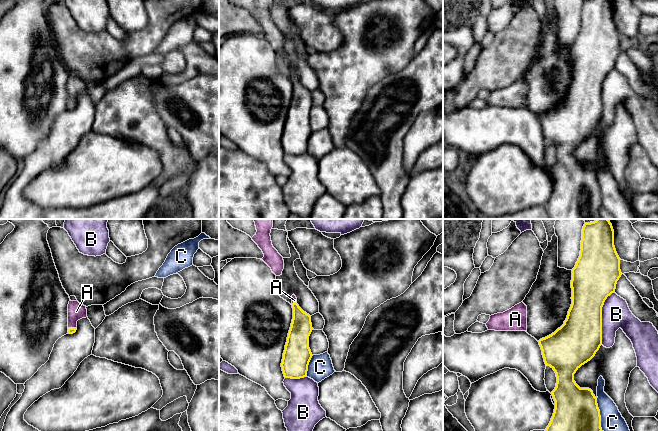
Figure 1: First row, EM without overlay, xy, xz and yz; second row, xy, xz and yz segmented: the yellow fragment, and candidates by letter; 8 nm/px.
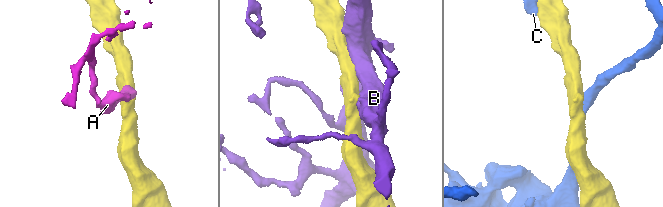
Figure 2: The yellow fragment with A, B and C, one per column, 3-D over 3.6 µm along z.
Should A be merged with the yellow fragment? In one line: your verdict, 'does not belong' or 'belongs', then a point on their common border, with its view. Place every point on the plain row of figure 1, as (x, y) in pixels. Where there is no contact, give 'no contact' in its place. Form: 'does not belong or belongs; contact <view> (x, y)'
belongs; contact xy (72, 104)

